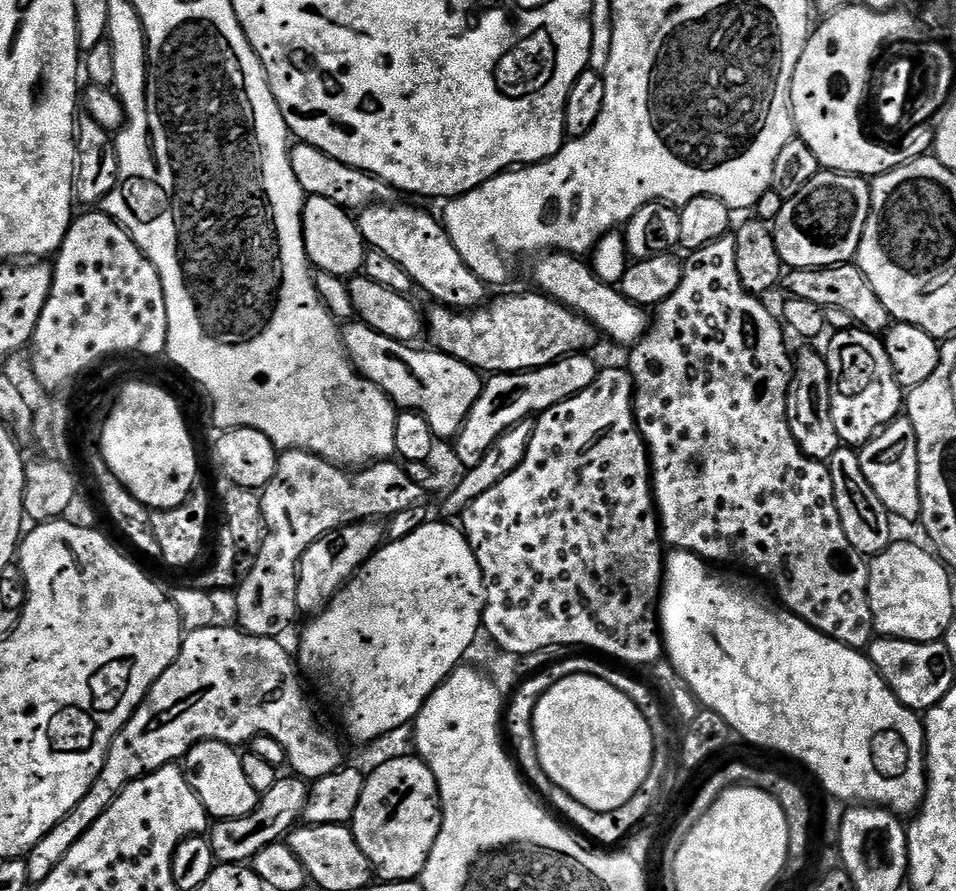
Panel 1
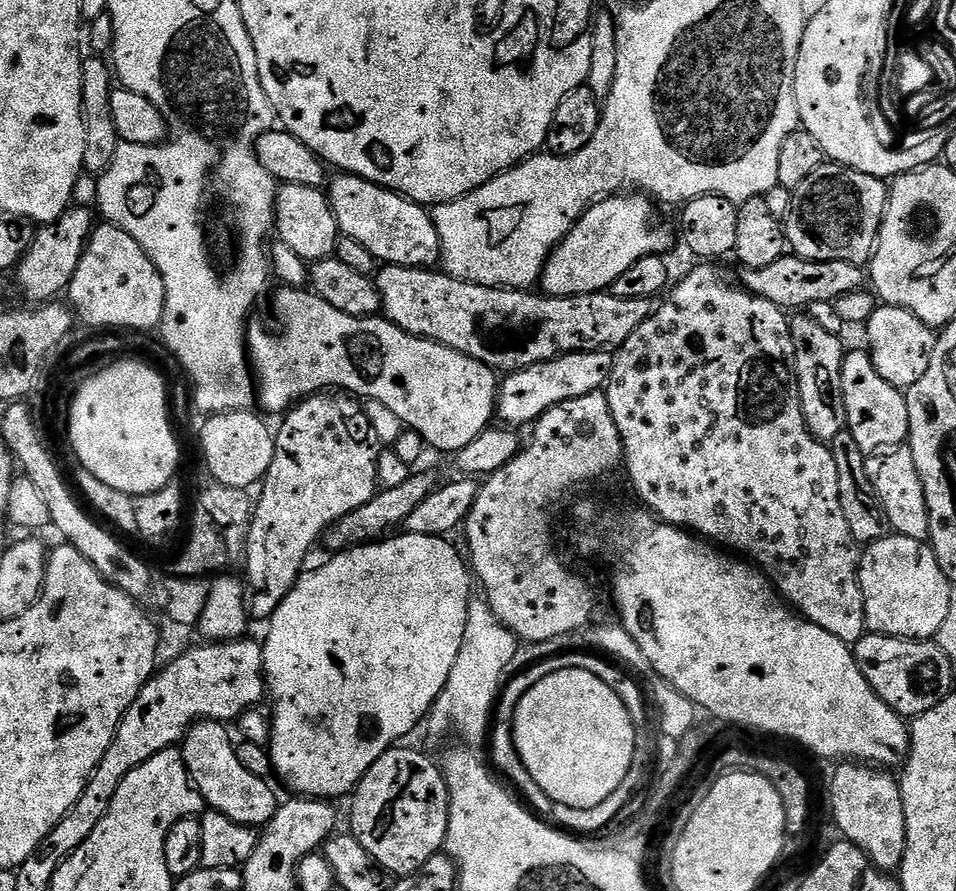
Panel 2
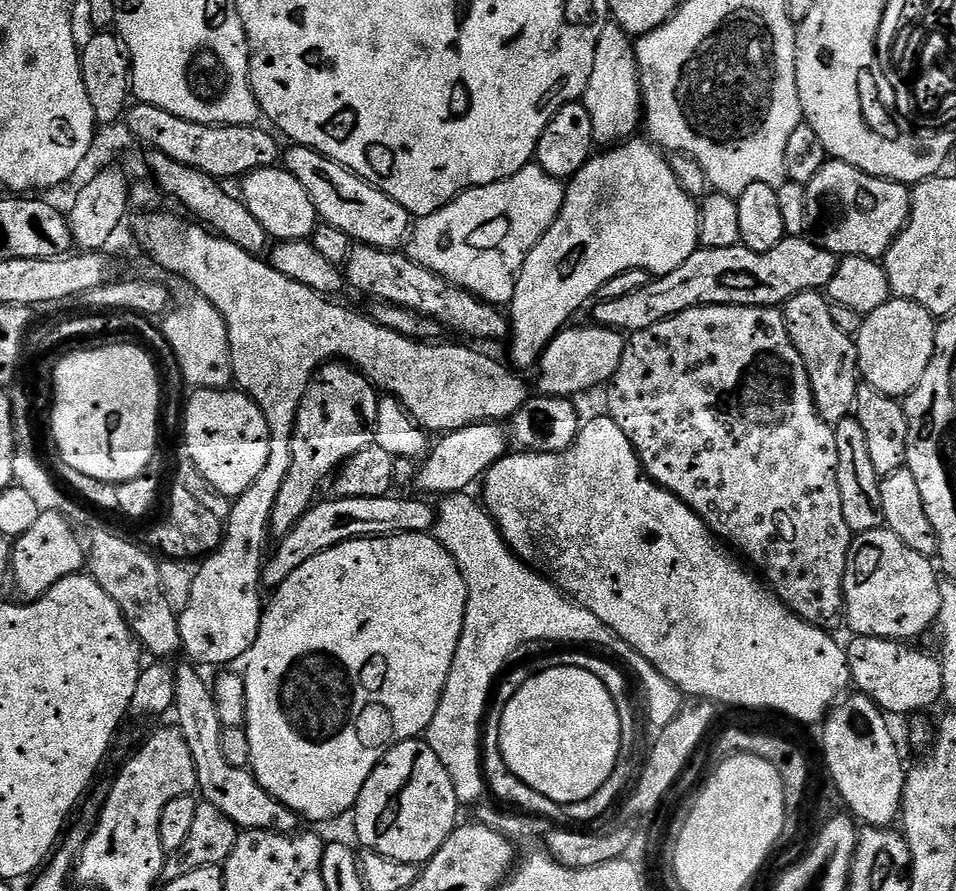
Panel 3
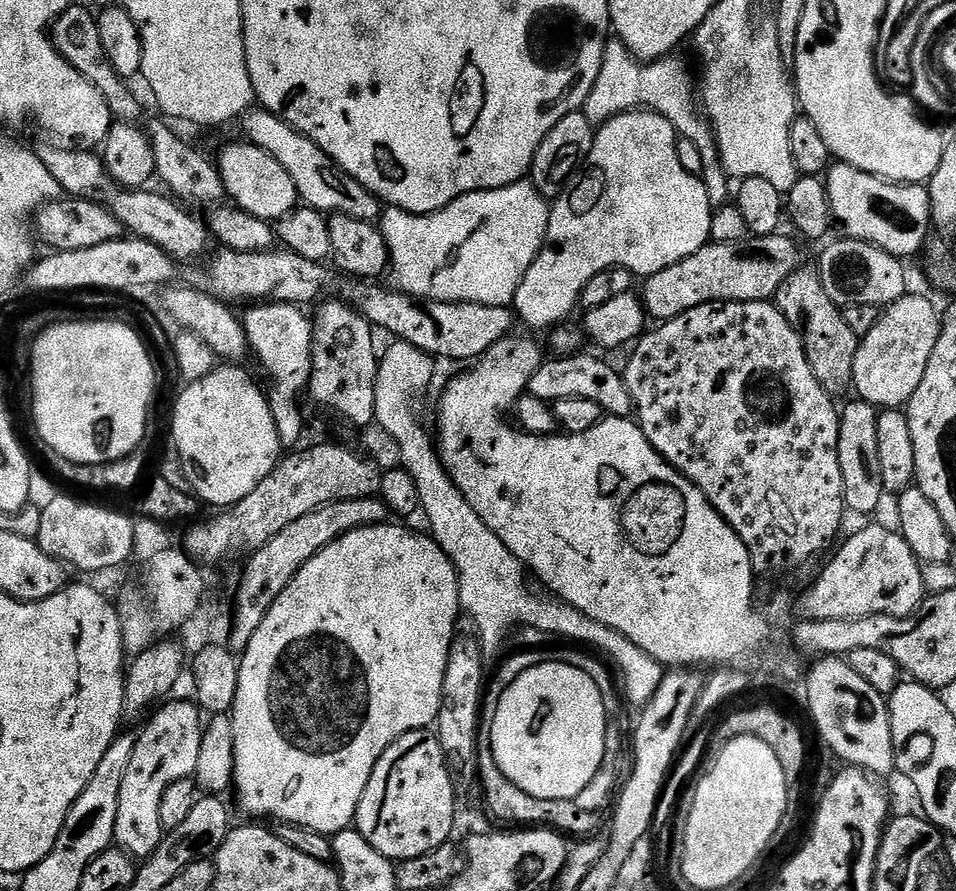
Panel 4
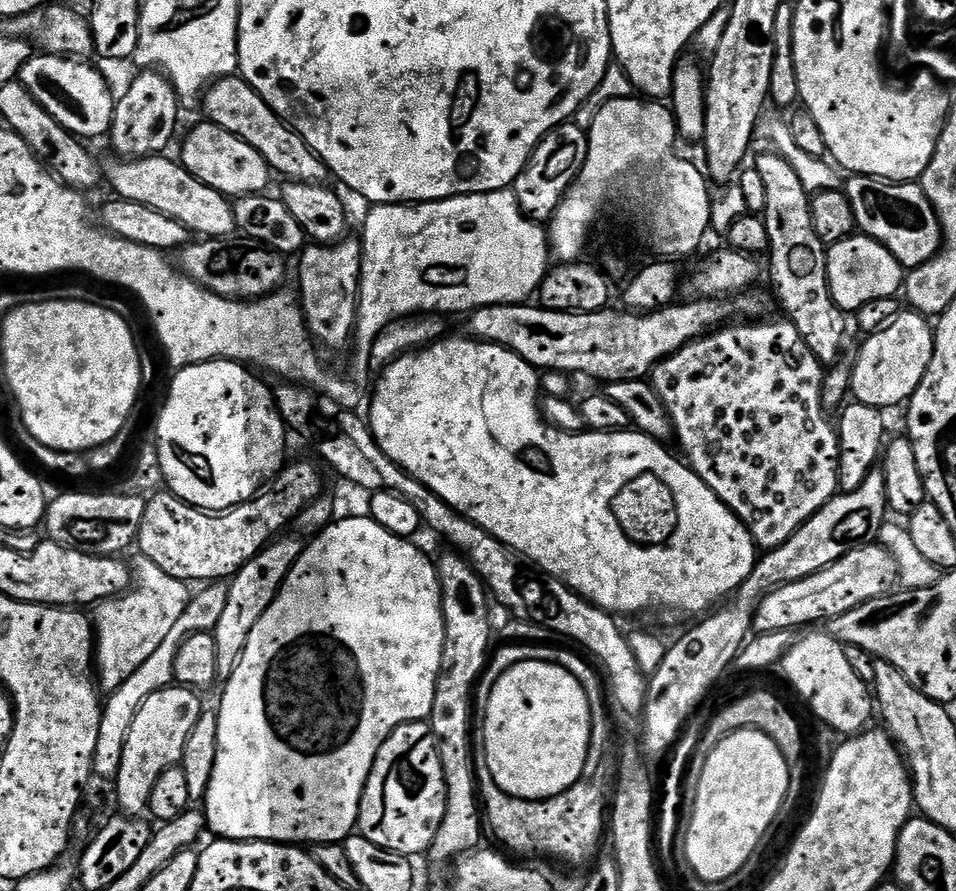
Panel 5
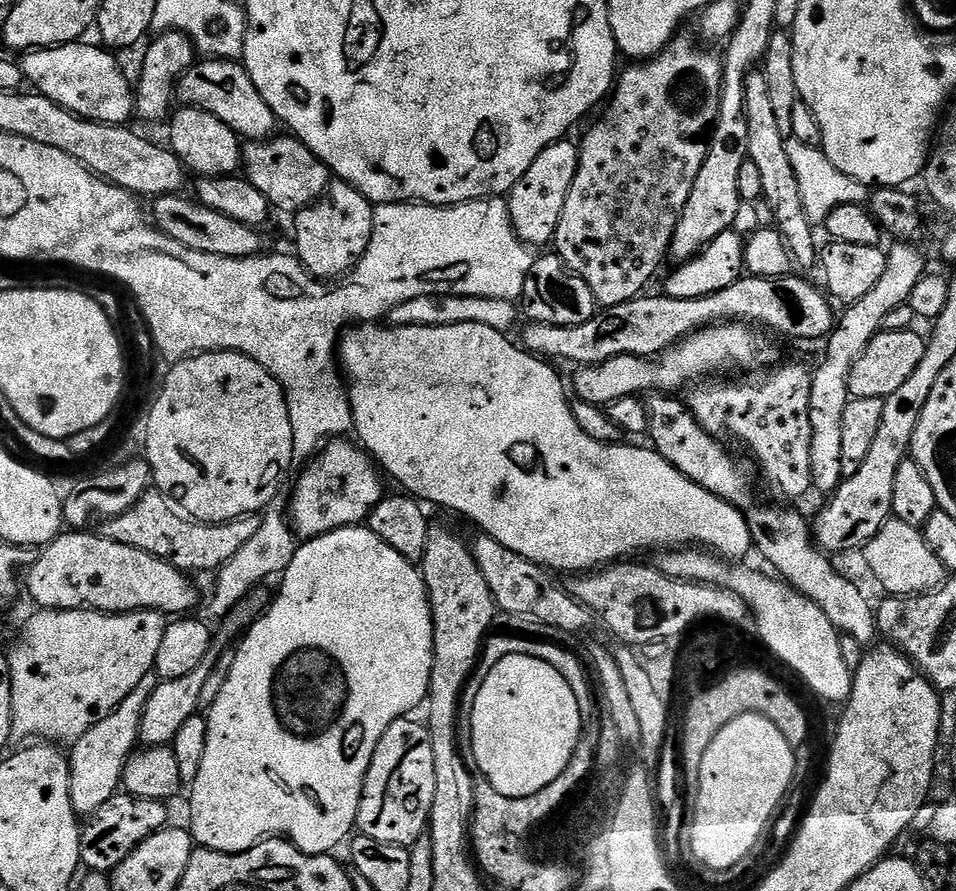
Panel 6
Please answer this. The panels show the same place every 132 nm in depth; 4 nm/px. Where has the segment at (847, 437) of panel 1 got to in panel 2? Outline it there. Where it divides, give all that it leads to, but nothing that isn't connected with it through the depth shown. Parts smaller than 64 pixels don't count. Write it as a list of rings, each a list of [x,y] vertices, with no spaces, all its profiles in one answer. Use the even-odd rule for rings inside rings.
[[[867,350],[849,351],[840,372],[848,419],[846,430],[854,434],[858,446],[862,446],[865,454],[879,454],[890,448],[901,447],[907,441],[910,430],[907,395],[901,389],[890,386],[890,382],[878,374],[872,353]]]

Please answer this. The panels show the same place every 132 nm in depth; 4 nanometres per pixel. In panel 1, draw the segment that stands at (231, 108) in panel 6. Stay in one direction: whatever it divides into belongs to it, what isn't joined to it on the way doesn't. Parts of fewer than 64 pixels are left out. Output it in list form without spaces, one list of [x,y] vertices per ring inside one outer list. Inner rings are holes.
[[[397,202],[370,205],[359,213],[358,223],[365,245],[398,262],[398,266],[410,274],[413,285],[429,292],[435,303],[457,310],[471,310],[485,303],[486,285],[470,266],[466,266],[466,262],[462,262],[462,254],[458,254],[437,217],[435,220],[420,208],[407,208],[403,202]]]

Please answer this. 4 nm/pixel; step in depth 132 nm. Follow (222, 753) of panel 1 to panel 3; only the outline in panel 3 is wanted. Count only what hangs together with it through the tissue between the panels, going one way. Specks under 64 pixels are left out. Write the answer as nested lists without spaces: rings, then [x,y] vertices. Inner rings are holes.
[[[184,662],[176,673],[176,712],[175,727],[179,728],[182,738],[186,738],[186,746],[190,746],[190,754],[194,758],[196,771],[196,787],[199,795],[207,803],[218,806],[226,818],[236,823],[237,829],[253,832],[277,832],[283,836],[295,833],[302,824],[301,817],[290,810],[278,798],[274,798],[256,781],[248,768],[230,766],[226,756],[222,754],[222,734],[225,728],[218,718],[218,708],[214,706],[212,689],[209,681],[203,680],[191,663]],[[204,795],[204,796],[202,796]],[[297,827],[297,828],[296,828]]]

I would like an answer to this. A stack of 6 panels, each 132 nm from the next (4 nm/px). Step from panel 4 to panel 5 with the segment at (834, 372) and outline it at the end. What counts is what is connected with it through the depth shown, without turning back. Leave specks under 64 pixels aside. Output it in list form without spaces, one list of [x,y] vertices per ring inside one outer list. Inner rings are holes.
[[[767,150],[754,160],[754,166],[758,170],[762,183],[766,185],[766,206],[762,213],[762,219],[768,235],[768,252],[772,256],[772,288],[778,308],[783,315],[802,334],[806,346],[818,358],[821,365],[831,366],[837,363],[840,347],[848,336],[848,324],[846,313],[835,304],[830,294],[828,285],[828,248],[814,234],[814,218],[810,218],[810,193],[802,186],[802,178],[798,178],[794,166],[786,162],[786,158],[775,150]]]

